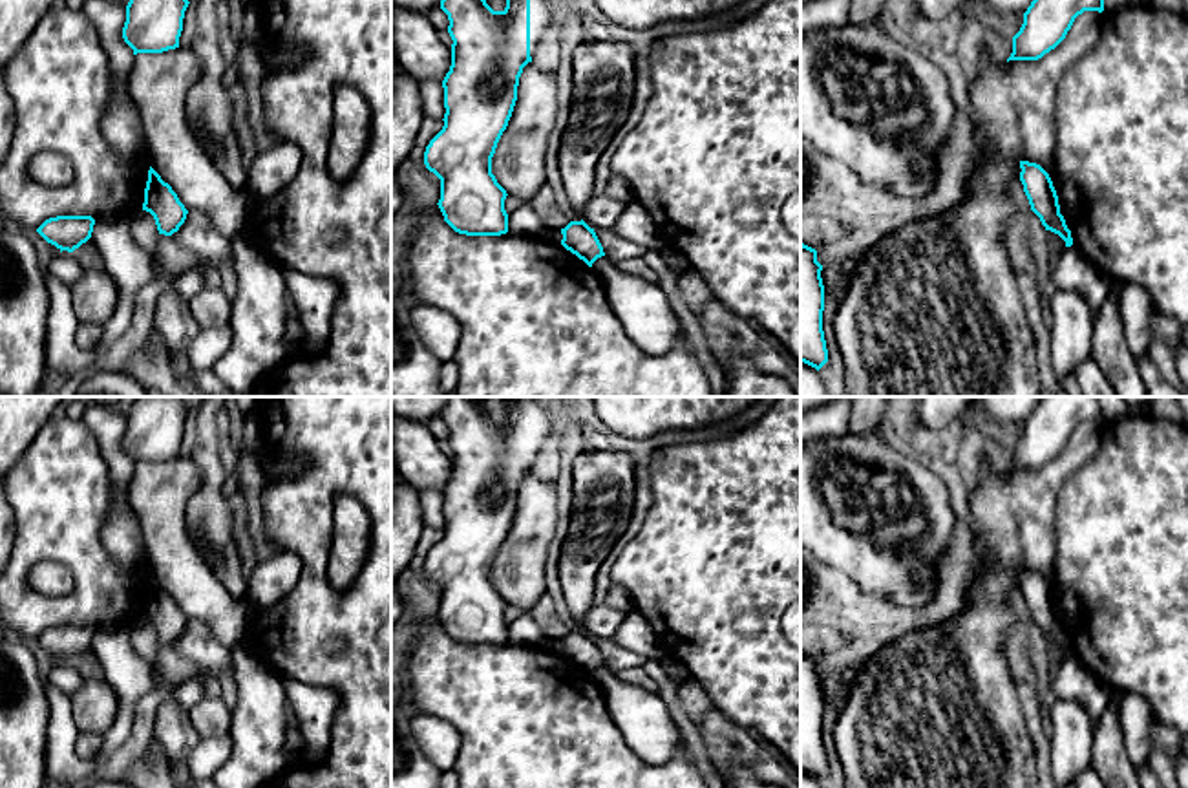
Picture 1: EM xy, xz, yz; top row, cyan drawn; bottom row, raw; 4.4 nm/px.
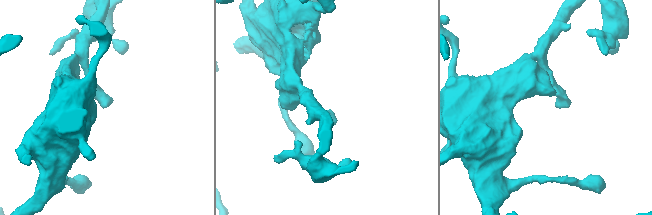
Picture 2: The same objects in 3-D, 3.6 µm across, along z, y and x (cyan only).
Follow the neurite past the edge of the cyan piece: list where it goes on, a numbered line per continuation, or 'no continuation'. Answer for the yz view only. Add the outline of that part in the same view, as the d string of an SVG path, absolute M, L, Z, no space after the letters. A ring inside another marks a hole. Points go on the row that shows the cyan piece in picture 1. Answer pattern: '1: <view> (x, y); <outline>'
no continuation

